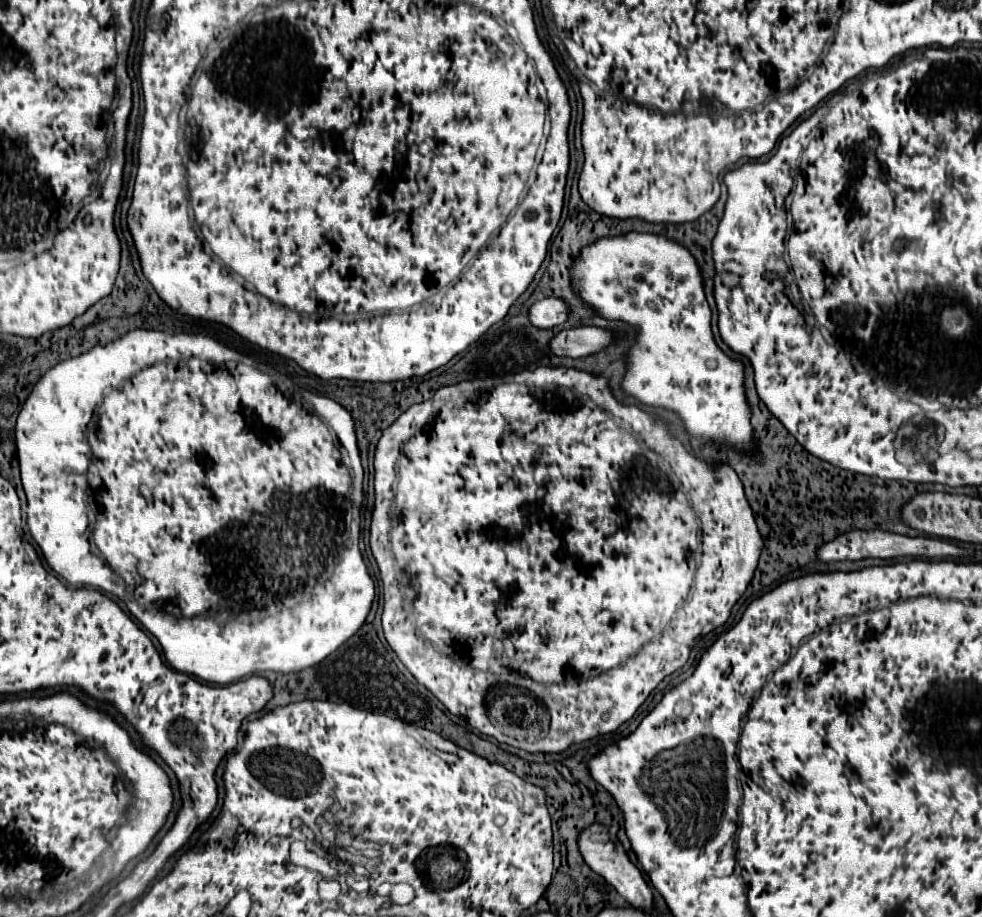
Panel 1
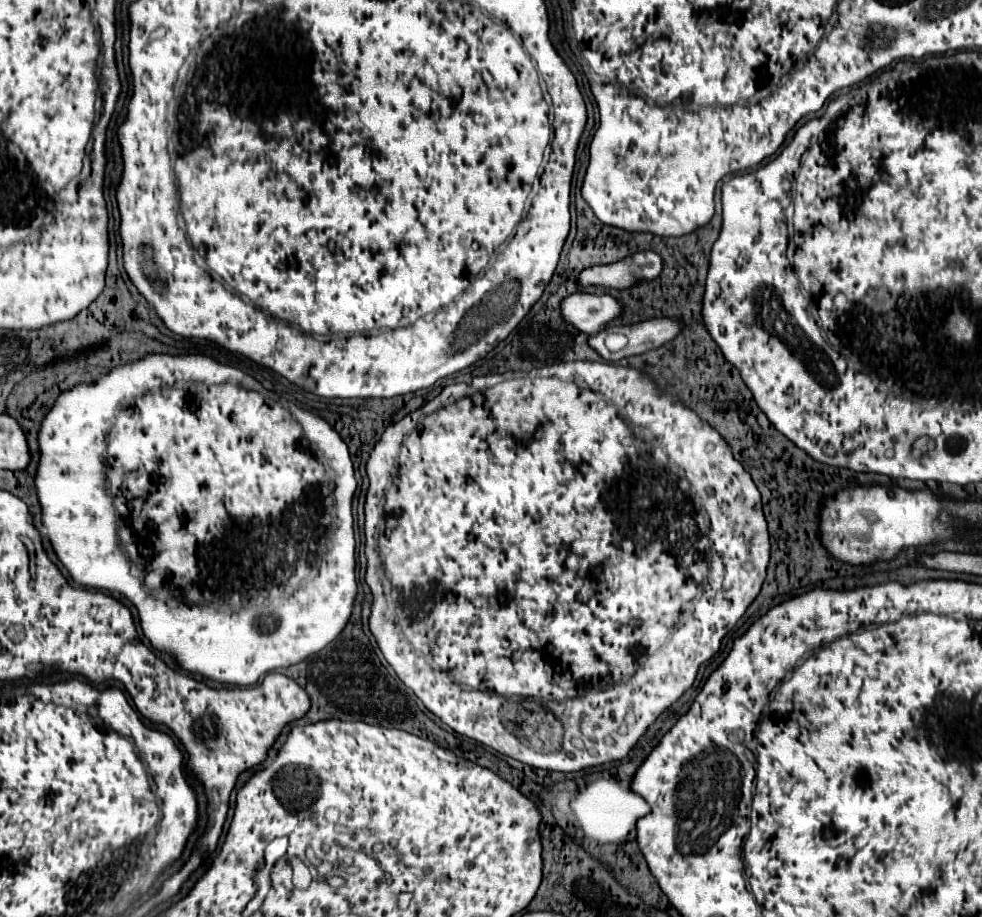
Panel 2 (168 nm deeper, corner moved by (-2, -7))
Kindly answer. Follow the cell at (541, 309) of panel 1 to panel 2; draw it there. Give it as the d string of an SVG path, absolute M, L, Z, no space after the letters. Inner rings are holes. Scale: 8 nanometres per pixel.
M572 293L562 301L562 317L580 331L594 335L624 313L624 305L608 293Z

